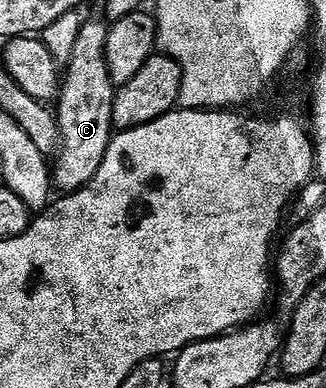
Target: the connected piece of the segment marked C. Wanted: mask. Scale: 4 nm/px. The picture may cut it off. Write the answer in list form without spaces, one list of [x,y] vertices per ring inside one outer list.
[[[84,19],[71,59],[66,61],[61,76],[57,97],[59,150],[53,160],[53,184],[63,194],[73,193],[93,179],[97,170],[101,170],[101,162],[105,162],[105,150],[109,150],[111,145],[115,128],[113,102],[117,89],[109,78],[107,65],[108,27],[106,19]]]

